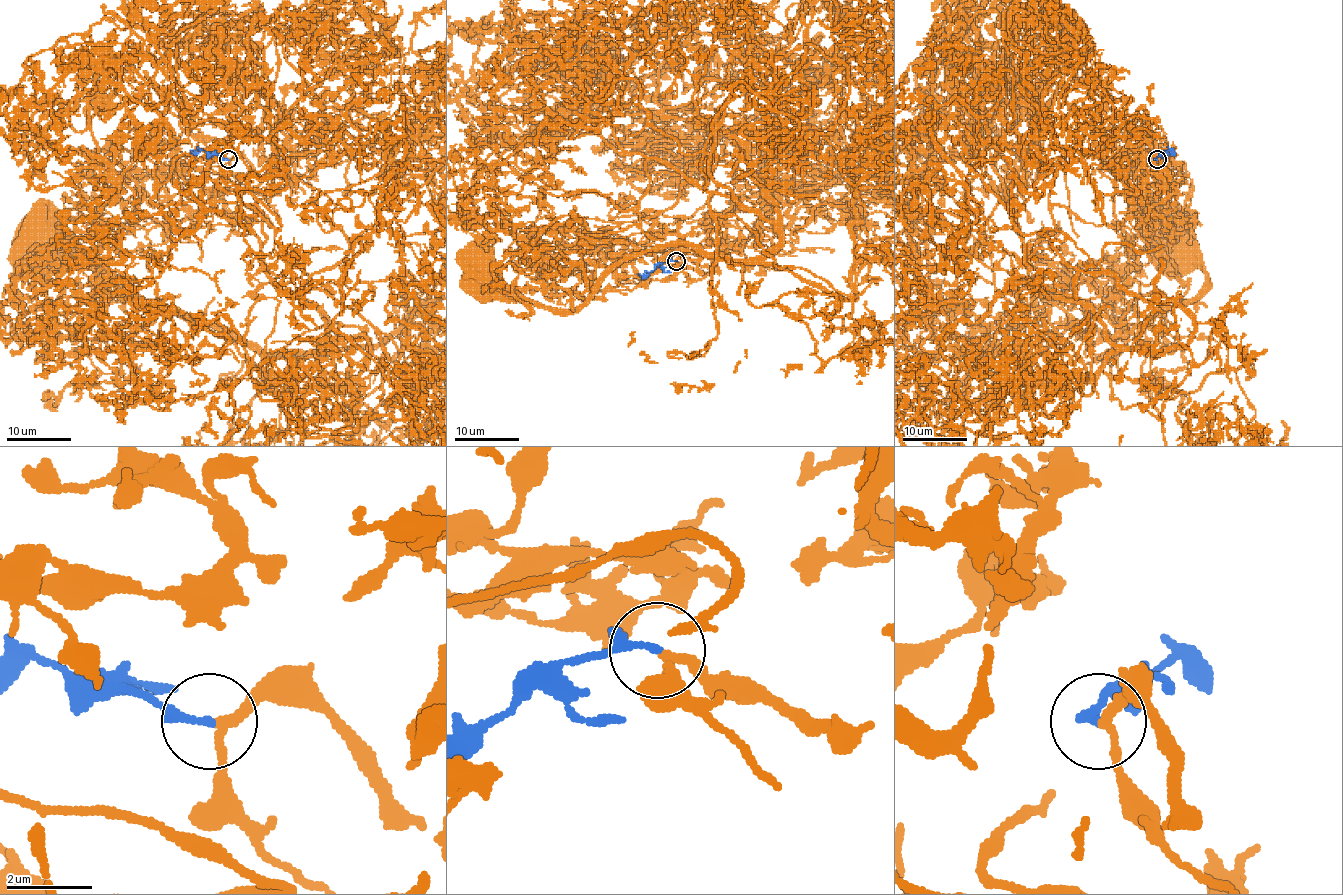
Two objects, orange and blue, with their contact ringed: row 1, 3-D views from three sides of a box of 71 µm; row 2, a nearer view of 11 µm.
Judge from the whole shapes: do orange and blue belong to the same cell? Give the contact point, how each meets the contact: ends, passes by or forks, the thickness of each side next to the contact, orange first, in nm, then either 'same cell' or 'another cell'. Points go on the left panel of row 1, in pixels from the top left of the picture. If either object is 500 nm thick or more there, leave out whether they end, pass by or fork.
(228, 159) | orange passes by | blue ends | 200/190 nm | same cell

